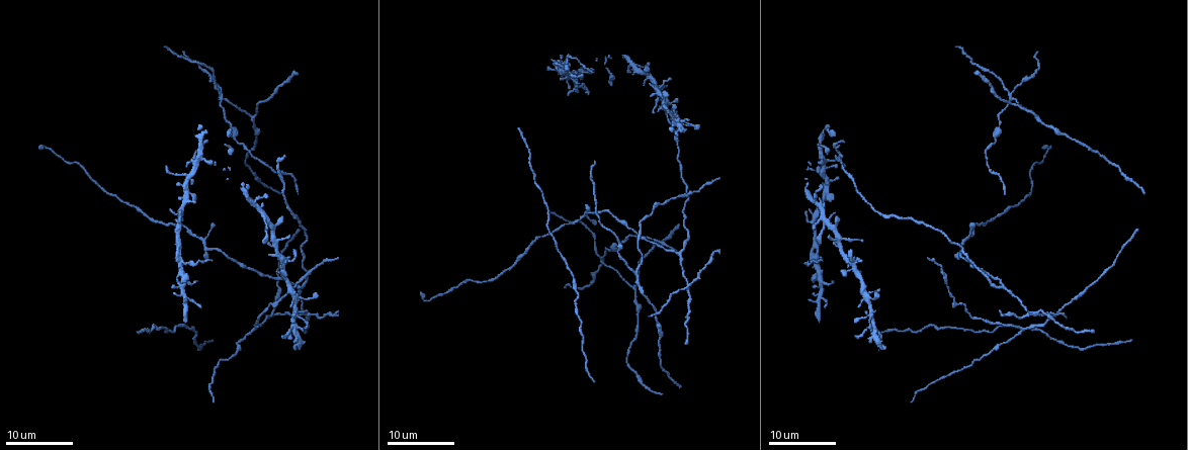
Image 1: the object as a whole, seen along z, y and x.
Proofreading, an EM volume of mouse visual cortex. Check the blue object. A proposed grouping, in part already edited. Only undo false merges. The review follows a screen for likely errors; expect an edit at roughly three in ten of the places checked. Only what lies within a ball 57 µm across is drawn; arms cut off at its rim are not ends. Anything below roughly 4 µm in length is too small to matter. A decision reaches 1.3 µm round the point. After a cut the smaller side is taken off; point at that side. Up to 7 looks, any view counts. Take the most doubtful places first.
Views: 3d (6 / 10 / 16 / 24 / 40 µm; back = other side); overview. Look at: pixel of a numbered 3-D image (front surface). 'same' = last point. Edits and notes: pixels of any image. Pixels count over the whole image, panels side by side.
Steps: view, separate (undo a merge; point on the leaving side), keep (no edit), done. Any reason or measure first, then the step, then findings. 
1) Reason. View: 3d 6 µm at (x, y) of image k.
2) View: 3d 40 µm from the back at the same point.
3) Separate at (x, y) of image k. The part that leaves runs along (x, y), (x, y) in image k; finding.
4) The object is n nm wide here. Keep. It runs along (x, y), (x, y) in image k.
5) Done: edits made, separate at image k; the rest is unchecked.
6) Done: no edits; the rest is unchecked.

Looks like a crossing. View: 3d 24 µm at (221, 100) of image 1.

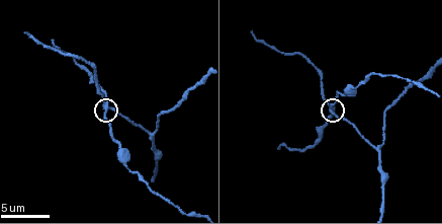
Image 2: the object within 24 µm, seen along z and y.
View: 3d 10 µm at (106, 107) of image 2.

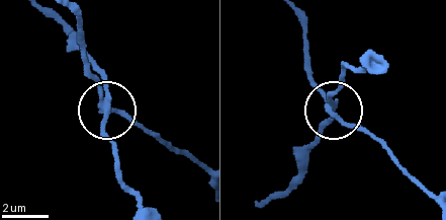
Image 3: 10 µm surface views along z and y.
The object is 230 nm wide here. Separate at (107, 139) of image 3. Two neurons meet here.

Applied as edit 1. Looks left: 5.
Four arms meet. View: 3d 16 µm at (1037, 313) of image 1.

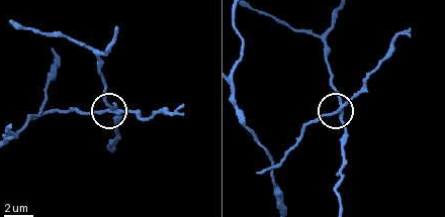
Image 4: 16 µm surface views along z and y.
Closer look. View: 3d 10 µm at (336, 110) of image 4.

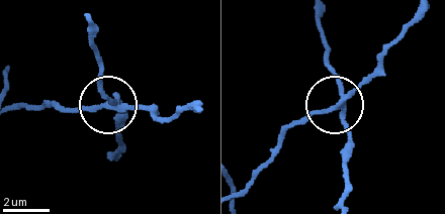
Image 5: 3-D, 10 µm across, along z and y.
The object is 220 nm wide here. Separate at (142, 109) of image 5. The part that leaves runs along (112, 107), (15, 107) in image 5; a second neuron is stuck on.

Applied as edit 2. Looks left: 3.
Arms part here. View: 3d 24 µm at (1022, 328) of image 1.

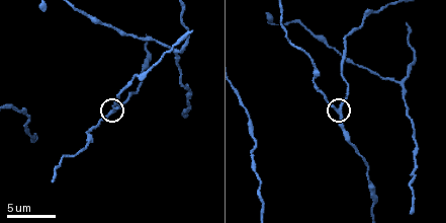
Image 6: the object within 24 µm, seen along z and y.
Closer look. View: 3d 6 µm at (339, 112) of image 6.

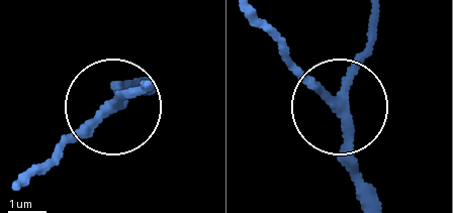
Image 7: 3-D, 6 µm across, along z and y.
Keep. It runs along (147, 90), (124, 93), (54, 153) in image 7; one neuron here.

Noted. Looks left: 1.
Three arms meet. View: 3d 10 µm at (401, 84) of image 6.

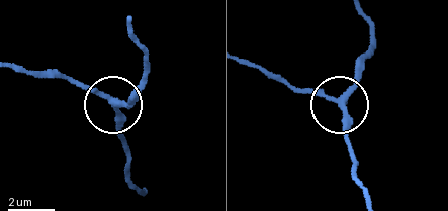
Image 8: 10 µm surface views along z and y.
The object is 220 nm wide here. Keep. All the same neuron.

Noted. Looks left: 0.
Done: edits made, separate at image 3, separate at image 5; the rest is unchecked.

